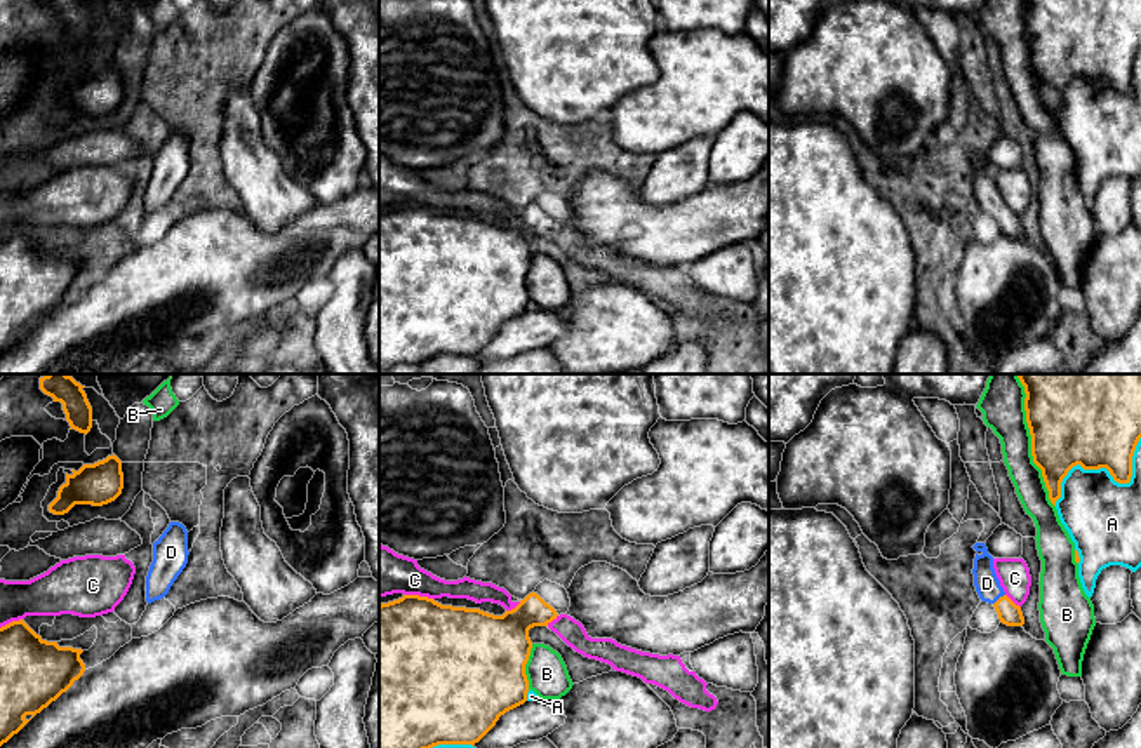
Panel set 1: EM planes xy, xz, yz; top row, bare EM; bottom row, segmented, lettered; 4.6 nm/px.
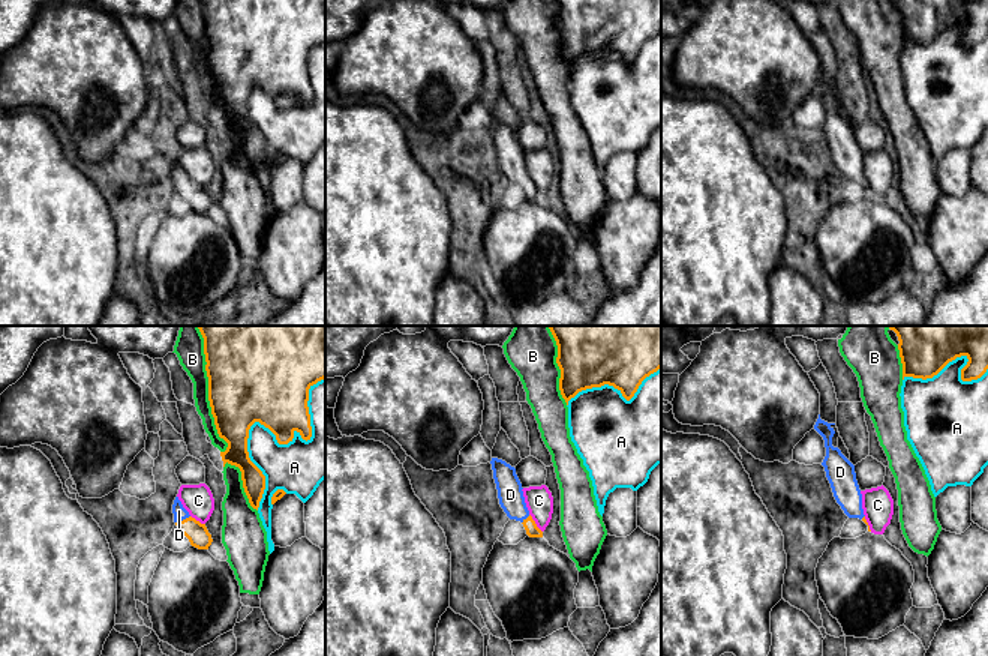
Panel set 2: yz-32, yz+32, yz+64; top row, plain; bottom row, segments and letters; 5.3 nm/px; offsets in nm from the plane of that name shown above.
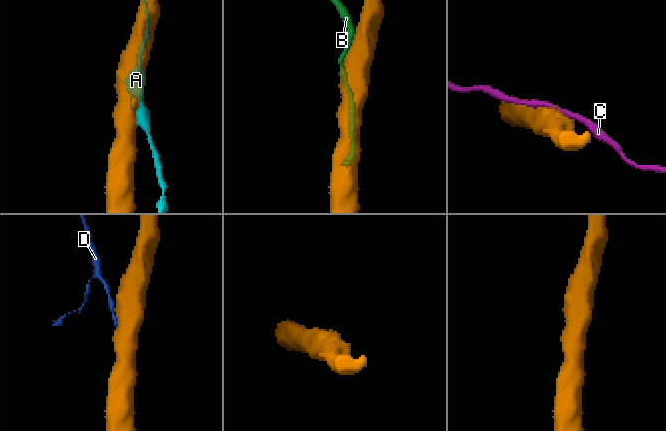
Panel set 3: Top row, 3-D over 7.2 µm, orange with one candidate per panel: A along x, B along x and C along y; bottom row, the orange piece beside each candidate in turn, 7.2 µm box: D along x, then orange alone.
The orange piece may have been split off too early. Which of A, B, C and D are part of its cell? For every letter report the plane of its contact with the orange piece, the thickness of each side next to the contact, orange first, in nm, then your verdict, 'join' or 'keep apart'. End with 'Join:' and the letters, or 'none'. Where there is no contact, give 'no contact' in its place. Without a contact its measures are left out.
A: yz | 360/360 nm | keep apart
B: yz | 360/190 nm | keep apart
C: xz | 480/220 nm | keep apart
D: yz | 100/120 nm | join
Join: D

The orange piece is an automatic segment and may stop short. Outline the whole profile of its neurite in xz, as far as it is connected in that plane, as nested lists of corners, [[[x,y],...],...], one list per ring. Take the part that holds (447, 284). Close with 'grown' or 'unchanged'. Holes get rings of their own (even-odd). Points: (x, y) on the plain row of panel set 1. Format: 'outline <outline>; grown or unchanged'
outline [[[537,204],[494,226],[404,205],[379,216],[379,369],[421,364],[438,355],[475,355],[506,322],[527,311],[529,240],[548,237],[557,221]]]; unchanged

